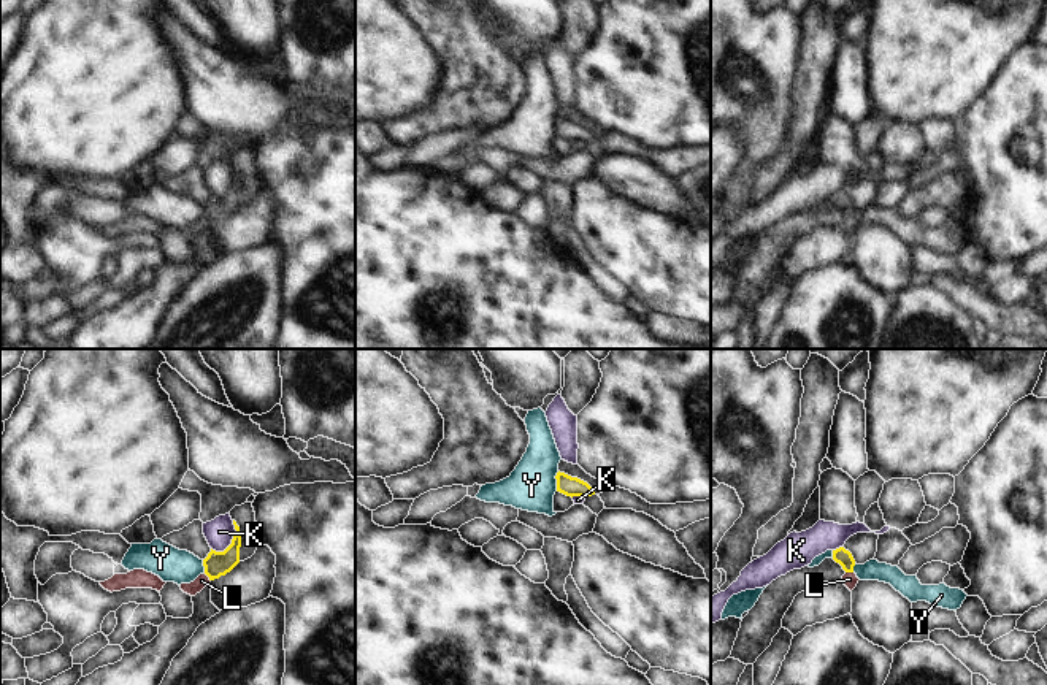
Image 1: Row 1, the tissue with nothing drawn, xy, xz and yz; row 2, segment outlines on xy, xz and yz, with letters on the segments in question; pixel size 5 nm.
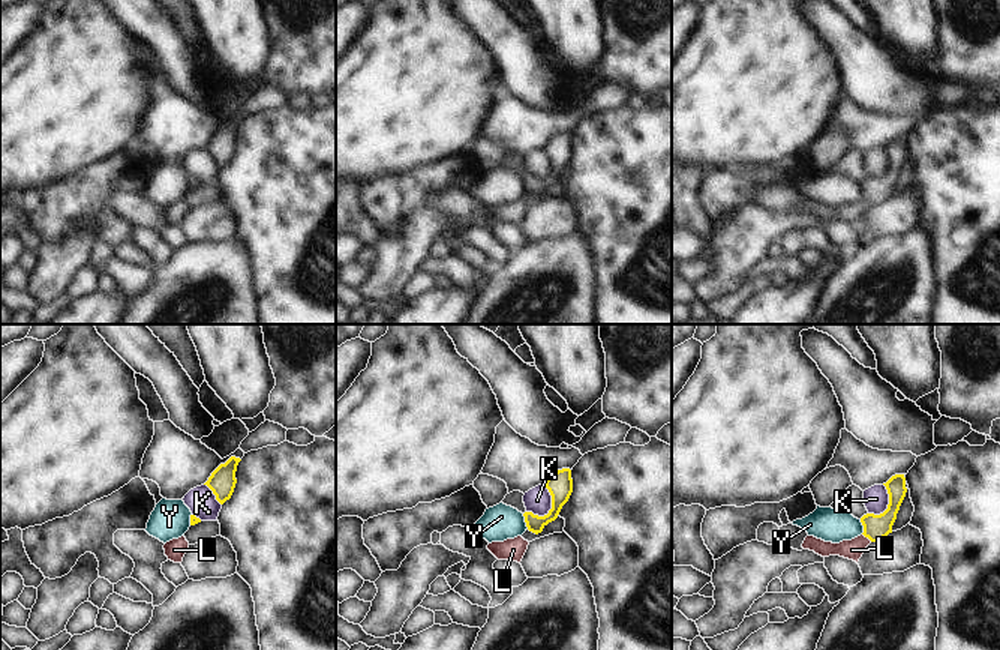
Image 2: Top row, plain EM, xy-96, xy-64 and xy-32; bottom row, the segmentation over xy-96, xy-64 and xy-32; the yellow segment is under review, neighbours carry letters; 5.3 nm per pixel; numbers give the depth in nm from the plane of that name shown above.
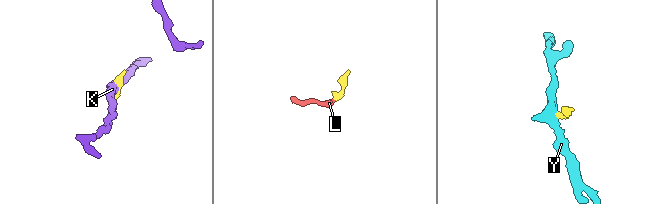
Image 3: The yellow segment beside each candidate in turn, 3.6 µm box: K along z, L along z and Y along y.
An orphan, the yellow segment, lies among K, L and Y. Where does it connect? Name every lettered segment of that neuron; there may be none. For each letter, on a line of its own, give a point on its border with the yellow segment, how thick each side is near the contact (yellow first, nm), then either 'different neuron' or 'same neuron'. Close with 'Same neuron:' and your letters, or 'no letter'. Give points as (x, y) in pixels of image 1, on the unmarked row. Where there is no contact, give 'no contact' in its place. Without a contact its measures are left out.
K: contact xy (232, 186); calibres 130 and 140 nm; different neuron
L: contact xy (208, 221); calibres 130 and 70 nm; same neuron
Y: contact xz (557, 126); calibres 100 and 240 nm; different neuron
Same neuron: L

